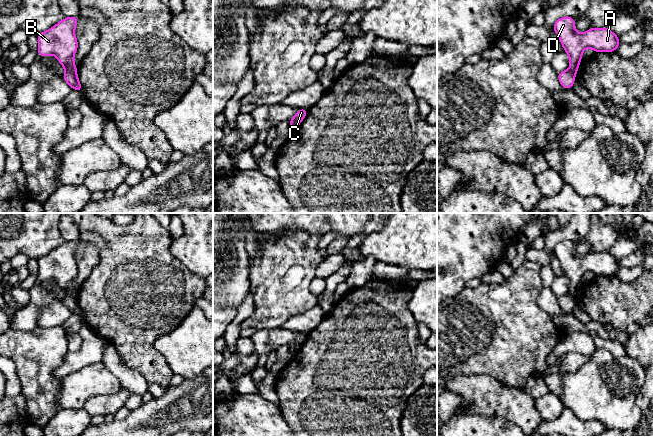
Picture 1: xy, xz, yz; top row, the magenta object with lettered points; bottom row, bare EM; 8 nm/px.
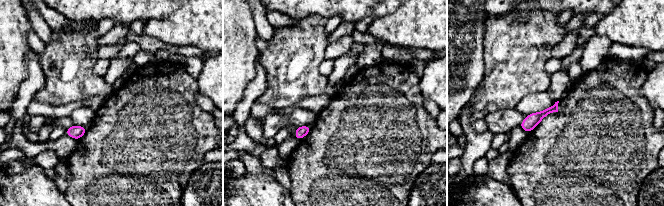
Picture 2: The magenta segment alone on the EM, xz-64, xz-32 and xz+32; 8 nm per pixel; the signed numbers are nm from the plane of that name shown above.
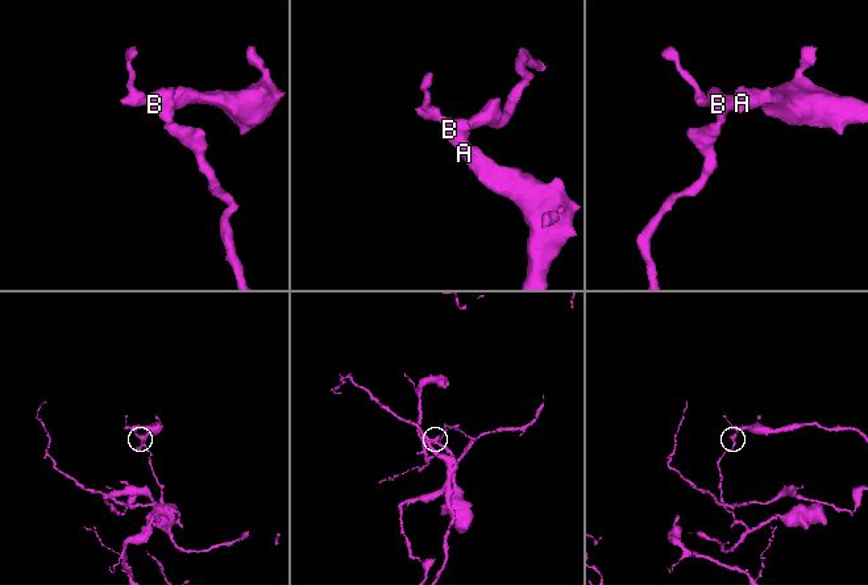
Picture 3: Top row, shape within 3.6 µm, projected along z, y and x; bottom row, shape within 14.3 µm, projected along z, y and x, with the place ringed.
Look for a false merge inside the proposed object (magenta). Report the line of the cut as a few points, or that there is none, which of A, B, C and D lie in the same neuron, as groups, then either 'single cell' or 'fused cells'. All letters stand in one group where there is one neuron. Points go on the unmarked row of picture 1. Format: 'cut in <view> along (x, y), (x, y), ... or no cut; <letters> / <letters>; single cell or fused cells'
cut in xy along (66, 294), (75, 296); A B D / C; fused cells

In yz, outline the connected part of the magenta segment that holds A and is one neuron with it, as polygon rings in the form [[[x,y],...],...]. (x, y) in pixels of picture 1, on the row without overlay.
[[[570,240],[558,243],[553,253],[560,262],[564,275],[568,277],[569,294],[576,299],[582,283],[582,277],[586,272],[592,272],[594,276],[616,275],[619,260],[610,252],[590,252],[584,257],[578,257],[575,253],[575,244]]]

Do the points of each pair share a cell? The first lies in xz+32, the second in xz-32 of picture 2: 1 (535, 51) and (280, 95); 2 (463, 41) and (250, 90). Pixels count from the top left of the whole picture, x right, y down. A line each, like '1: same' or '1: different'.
1: same
2: different

